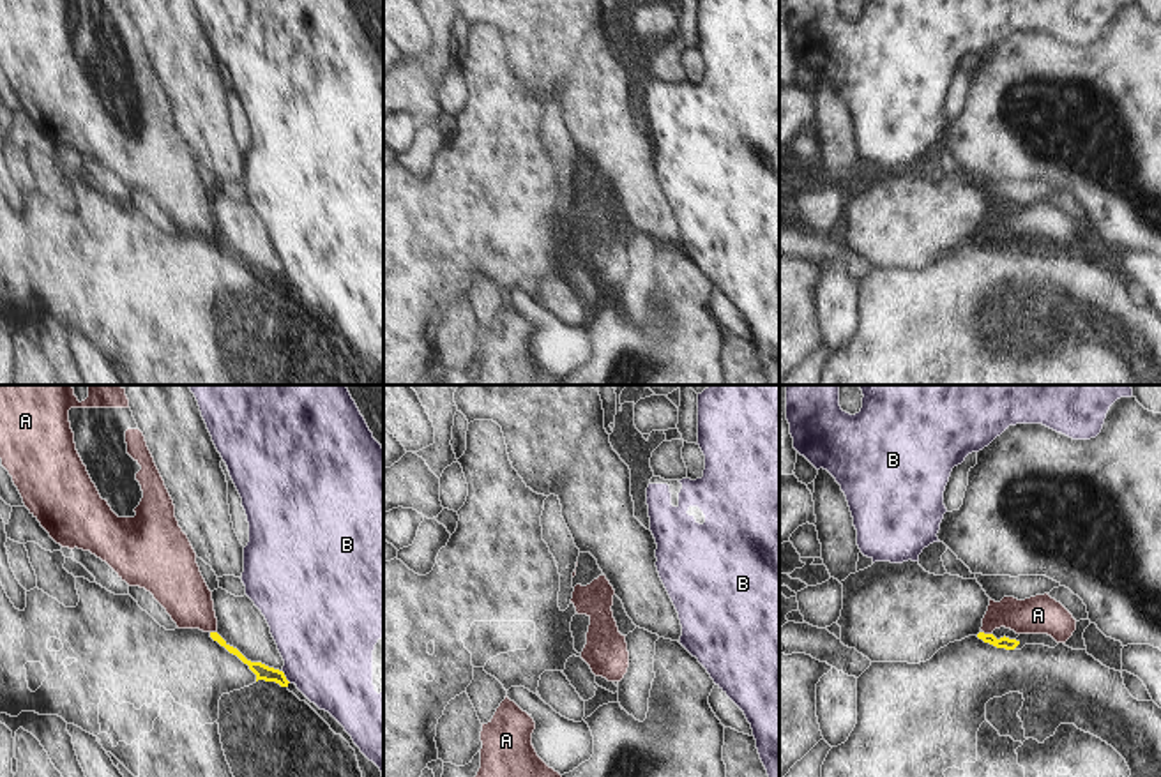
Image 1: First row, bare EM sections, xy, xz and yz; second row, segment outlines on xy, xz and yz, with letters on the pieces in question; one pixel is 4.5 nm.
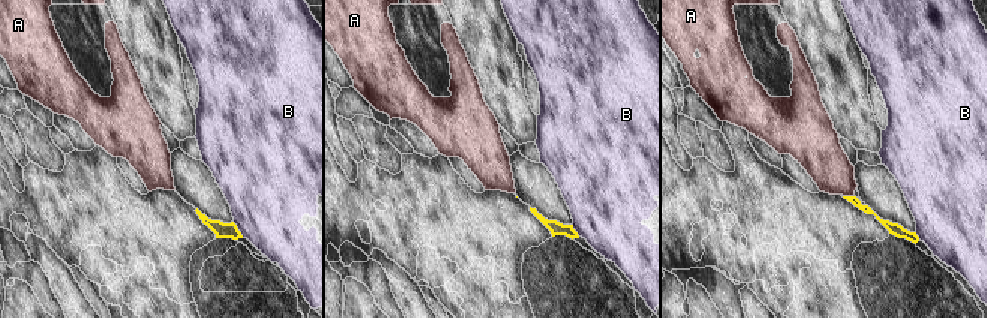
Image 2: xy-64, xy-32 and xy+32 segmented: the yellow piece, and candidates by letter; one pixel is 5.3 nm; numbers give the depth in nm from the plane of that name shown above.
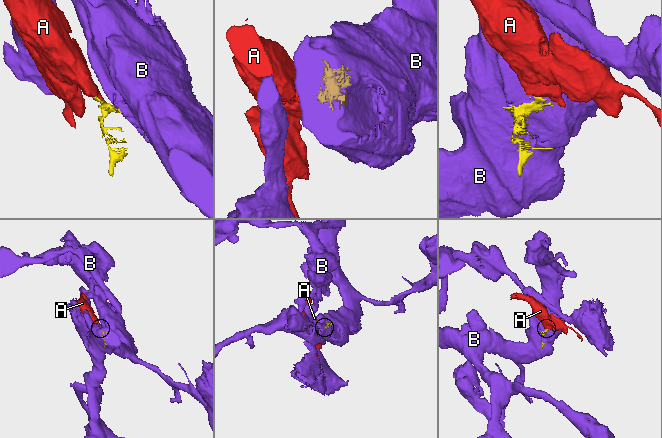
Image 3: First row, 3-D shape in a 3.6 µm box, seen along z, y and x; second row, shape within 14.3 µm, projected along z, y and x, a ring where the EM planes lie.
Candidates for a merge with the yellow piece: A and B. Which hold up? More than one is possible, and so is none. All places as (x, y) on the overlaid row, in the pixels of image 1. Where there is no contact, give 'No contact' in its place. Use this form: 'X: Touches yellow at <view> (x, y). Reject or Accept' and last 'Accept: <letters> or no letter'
A: Touches yellow at yz (986, 634). Reject
B: Touches yellow at xy (285, 677). Reject
Accept: no letter.

